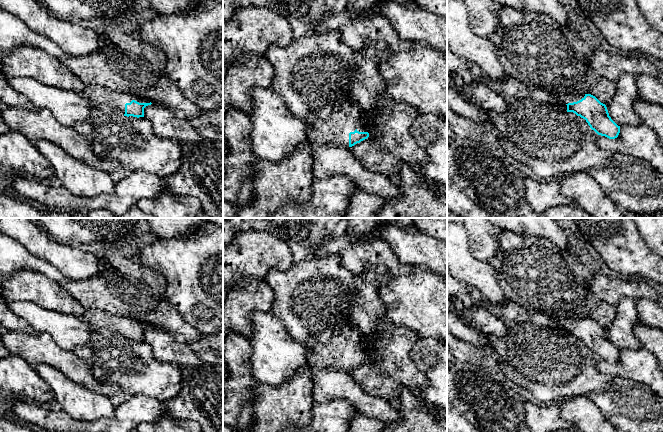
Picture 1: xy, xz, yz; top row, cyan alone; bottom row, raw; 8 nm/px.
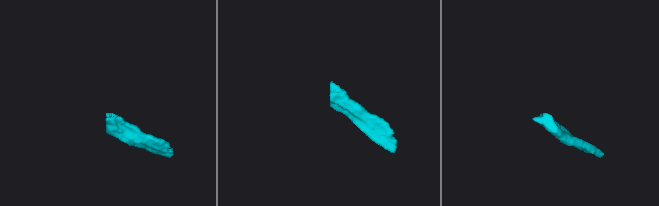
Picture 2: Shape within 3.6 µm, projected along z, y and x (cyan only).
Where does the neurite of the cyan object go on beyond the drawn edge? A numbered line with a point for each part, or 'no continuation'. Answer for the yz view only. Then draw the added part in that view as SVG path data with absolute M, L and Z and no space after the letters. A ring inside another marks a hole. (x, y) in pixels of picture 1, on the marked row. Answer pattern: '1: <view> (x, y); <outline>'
1: yz (564, 98); M556 94L556 97L564 104L573 103L584 98L583 95L569 95L569 94Z

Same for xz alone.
1: xz (331, 124); M347 91L330 92L325 105L319 110L310 111L305 121L311 127L309 141L312 146L329 144L347 149L350 132L367 132L362 113Z

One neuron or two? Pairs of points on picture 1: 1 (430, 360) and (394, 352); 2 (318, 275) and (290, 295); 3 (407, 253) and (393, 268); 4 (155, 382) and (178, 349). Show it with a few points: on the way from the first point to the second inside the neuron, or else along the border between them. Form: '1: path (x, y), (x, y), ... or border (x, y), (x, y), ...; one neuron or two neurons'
1: border (417, 336), (411, 350), (411, 360), (425, 375); two neurons
2: path (311, 282), (297, 295); one neuron
3: border (386, 241), (402, 263), (417, 266); two neurons
4: border (150, 348), (158, 361), (174, 362), (181, 367); two neurons

